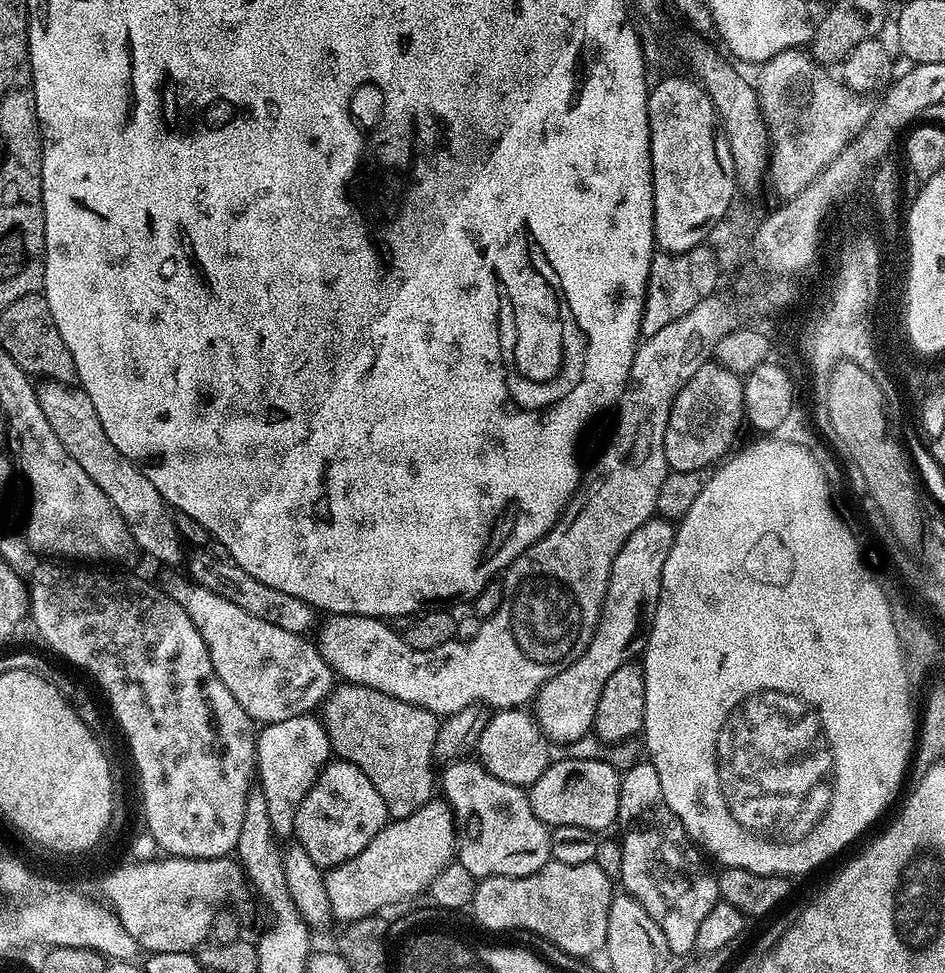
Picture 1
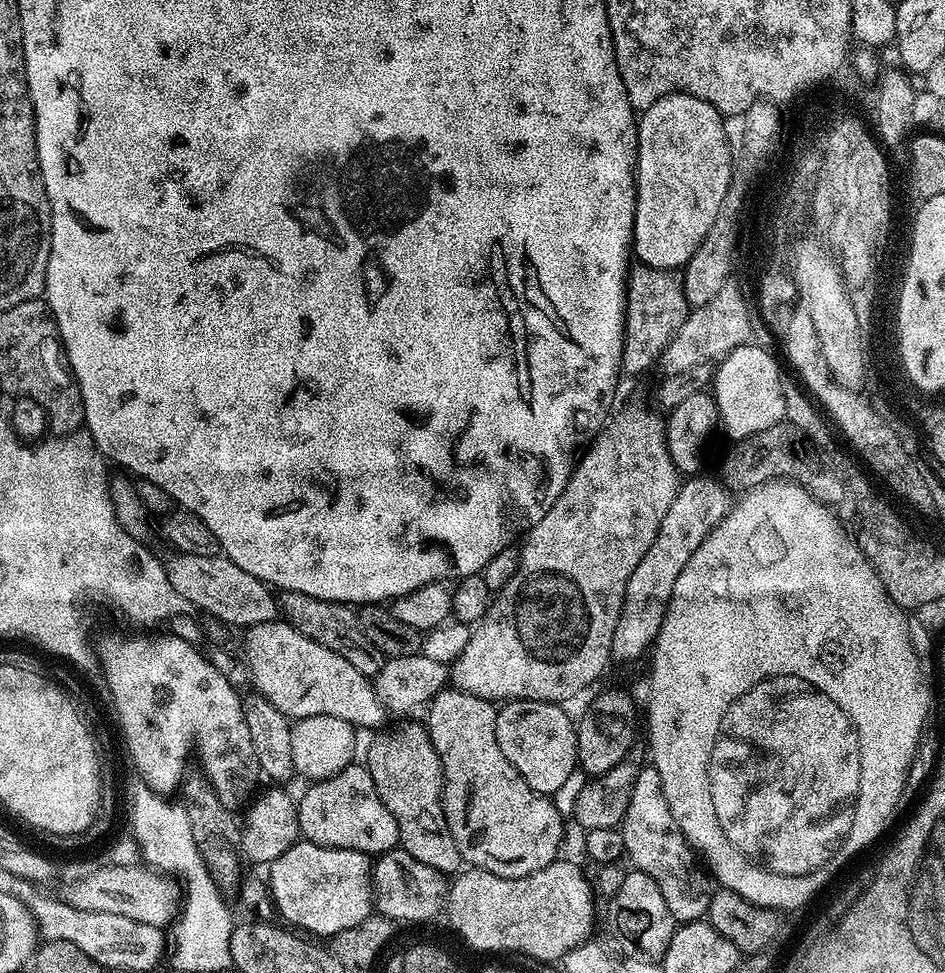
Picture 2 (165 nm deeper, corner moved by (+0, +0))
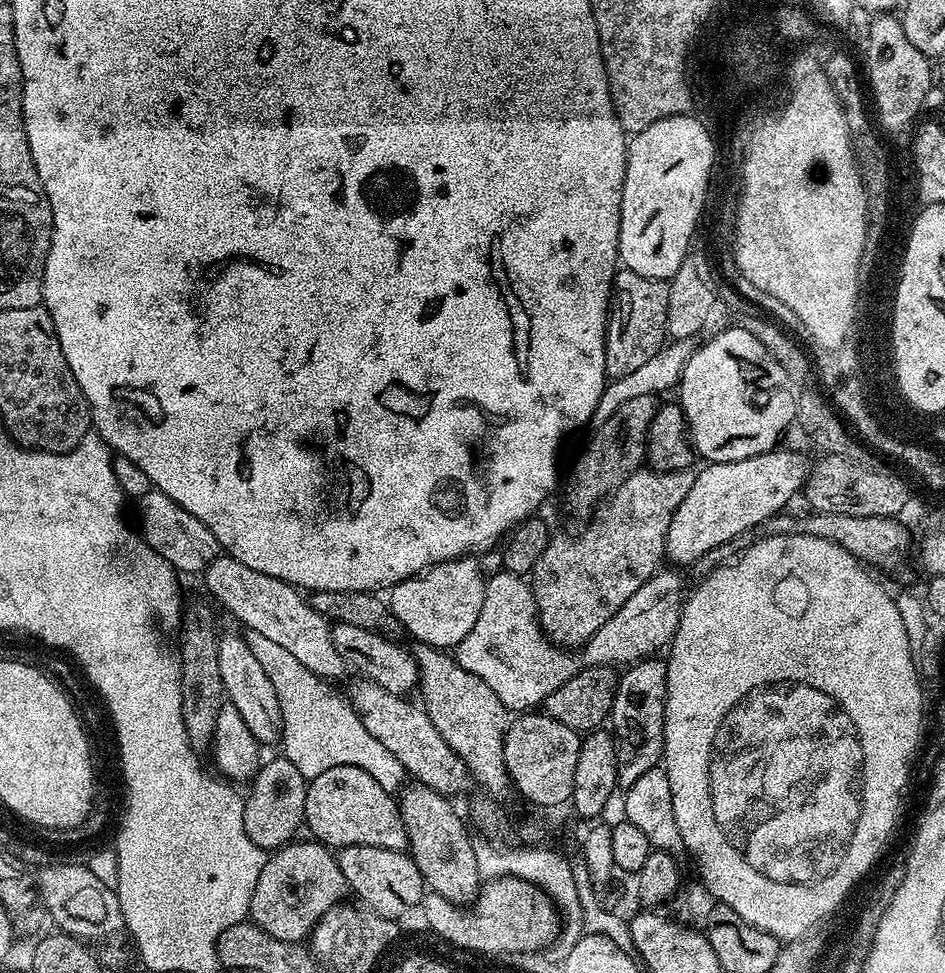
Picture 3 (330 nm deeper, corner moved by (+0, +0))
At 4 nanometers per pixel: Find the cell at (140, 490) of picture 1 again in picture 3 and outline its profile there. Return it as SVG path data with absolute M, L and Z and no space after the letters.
M227 554L219 555L207 567L202 578L209 594L230 615L241 620L248 632L257 632L271 638L277 646L283 646L289 654L294 654L294 658L298 658L306 670L328 682L346 672L342 654L338 654L332 641L329 621L314 611L311 603L305 597L303 600L300 597L303 595L293 585L258 570L250 570L250 566L242 566L242 562Z

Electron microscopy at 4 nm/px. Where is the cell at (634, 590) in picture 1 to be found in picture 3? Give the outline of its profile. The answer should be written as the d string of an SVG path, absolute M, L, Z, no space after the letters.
M773 450L764 452L754 458L746 458L738 462L722 462L708 464L701 472L694 475L694 486L690 486L690 494L682 498L682 506L674 510L674 518L670 522L670 530L664 535L664 554L676 564L692 564L699 556L728 544L739 538L743 532L764 524L775 512L780 512L792 500L792 495L798 493L808 483L810 463L800 452L780 452Z

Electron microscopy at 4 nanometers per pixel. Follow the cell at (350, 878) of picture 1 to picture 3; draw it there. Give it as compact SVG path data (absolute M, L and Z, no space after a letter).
M308 840L301 844L289 842L273 851L264 861L262 874L258 874L258 886L254 886L251 923L279 940L303 941L322 918L322 914L337 907L343 901L340 899L344 892L346 896L342 870L333 849Z

